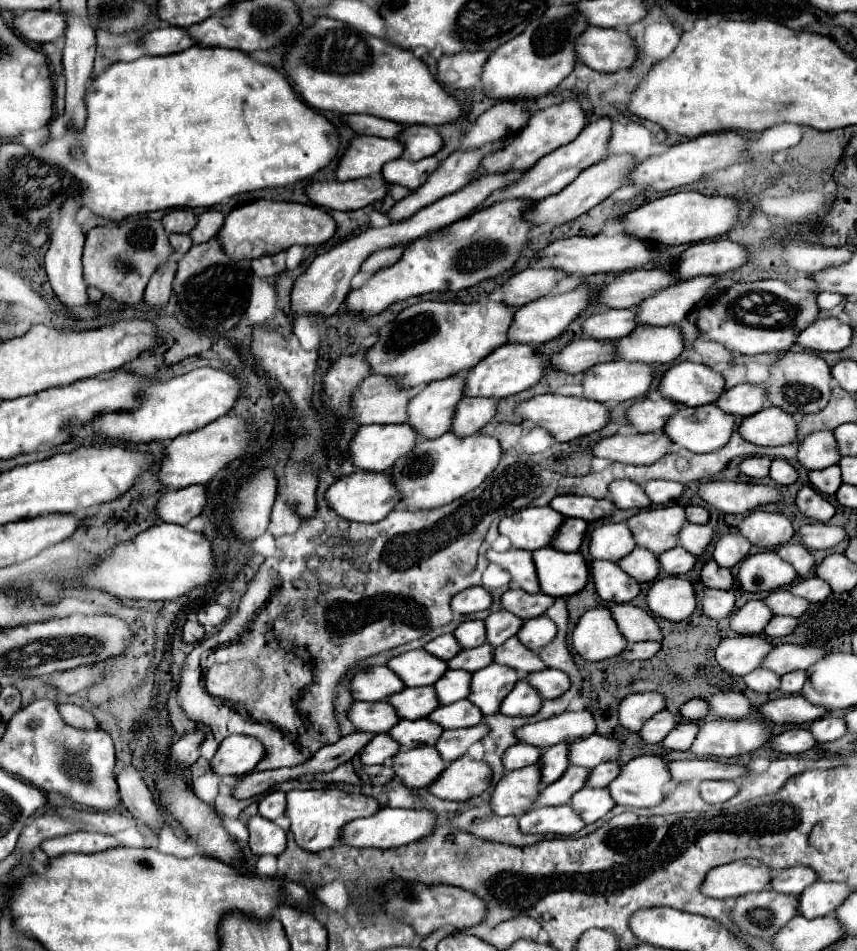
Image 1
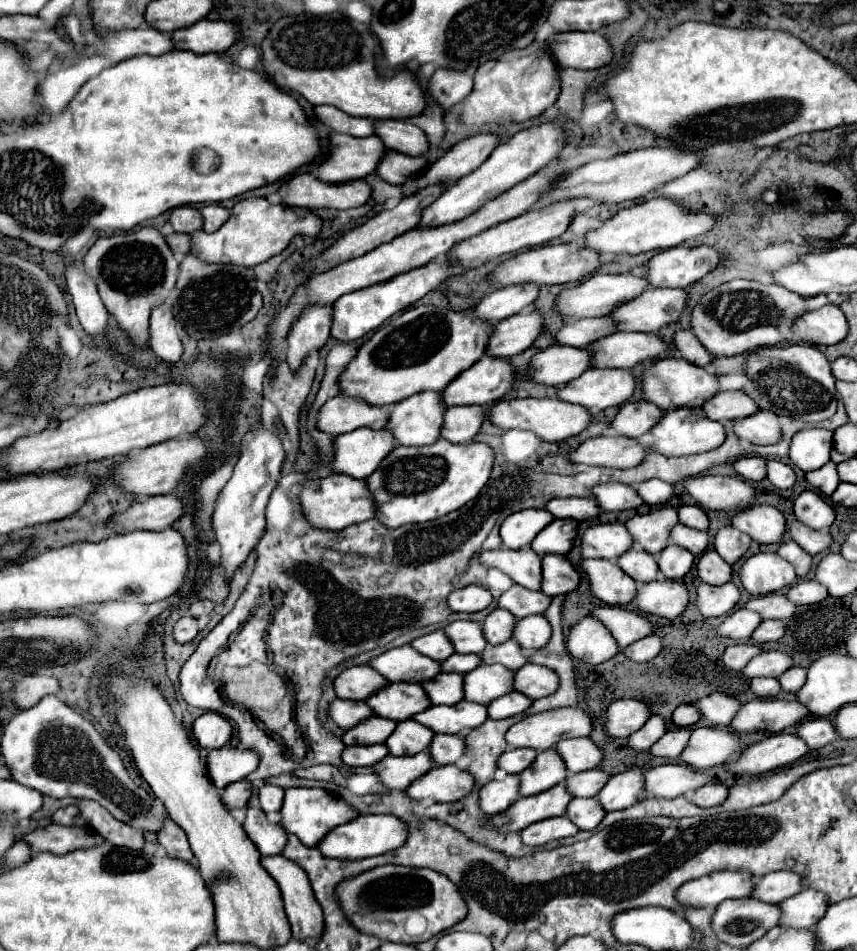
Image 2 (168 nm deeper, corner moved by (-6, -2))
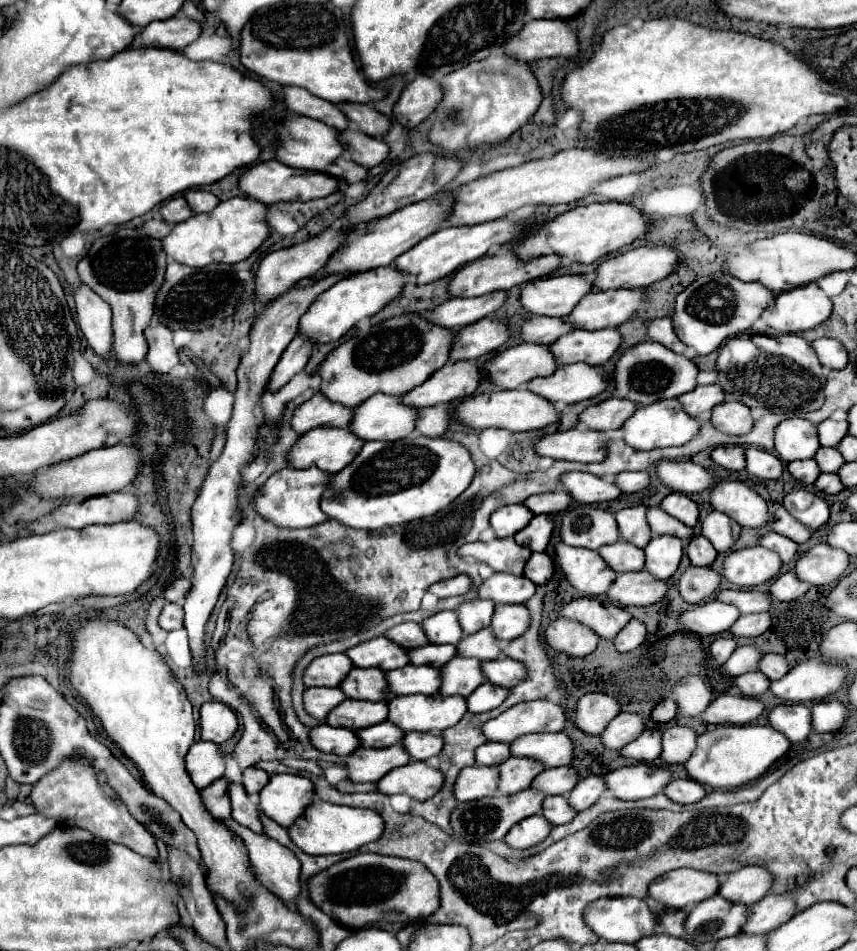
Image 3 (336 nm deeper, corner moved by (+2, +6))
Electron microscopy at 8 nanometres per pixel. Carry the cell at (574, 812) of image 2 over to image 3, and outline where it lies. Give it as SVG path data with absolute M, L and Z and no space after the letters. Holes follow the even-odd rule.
M559 795L559 797L545 797L541 815L547 821L551 821L553 825L565 825L565 823L575 819L577 811L571 809L571 805L567 805L567 797Z

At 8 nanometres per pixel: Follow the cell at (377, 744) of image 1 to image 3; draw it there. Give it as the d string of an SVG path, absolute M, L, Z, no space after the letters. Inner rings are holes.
M325 723L311 729L311 743L323 753L351 755L359 747L359 737L349 729L335 729Z

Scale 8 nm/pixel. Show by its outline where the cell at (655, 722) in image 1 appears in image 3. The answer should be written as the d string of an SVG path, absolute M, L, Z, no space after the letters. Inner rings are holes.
M619 713L601 733L601 739L605 747L621 749L623 745L629 745L629 741L635 741L635 737L643 733L643 729L645 719L639 713Z

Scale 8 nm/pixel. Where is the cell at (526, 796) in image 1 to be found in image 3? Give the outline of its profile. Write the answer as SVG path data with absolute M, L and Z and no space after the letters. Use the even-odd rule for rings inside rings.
M465 767L455 783L457 801L475 801L497 795L499 769L497 767Z

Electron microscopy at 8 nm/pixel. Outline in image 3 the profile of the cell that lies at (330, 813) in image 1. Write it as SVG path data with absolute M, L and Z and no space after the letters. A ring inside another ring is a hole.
M271 775L259 797L259 809L279 825L287 827L303 813L303 809L307 809L307 805L311 805L315 787L301 775Z

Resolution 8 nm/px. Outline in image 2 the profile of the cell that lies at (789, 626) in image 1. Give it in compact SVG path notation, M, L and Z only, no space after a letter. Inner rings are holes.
M771 619L771 621L761 621L759 627L755 629L755 633L751 635L751 639L755 643L765 643L765 641L777 641L781 639L785 633L785 623Z

